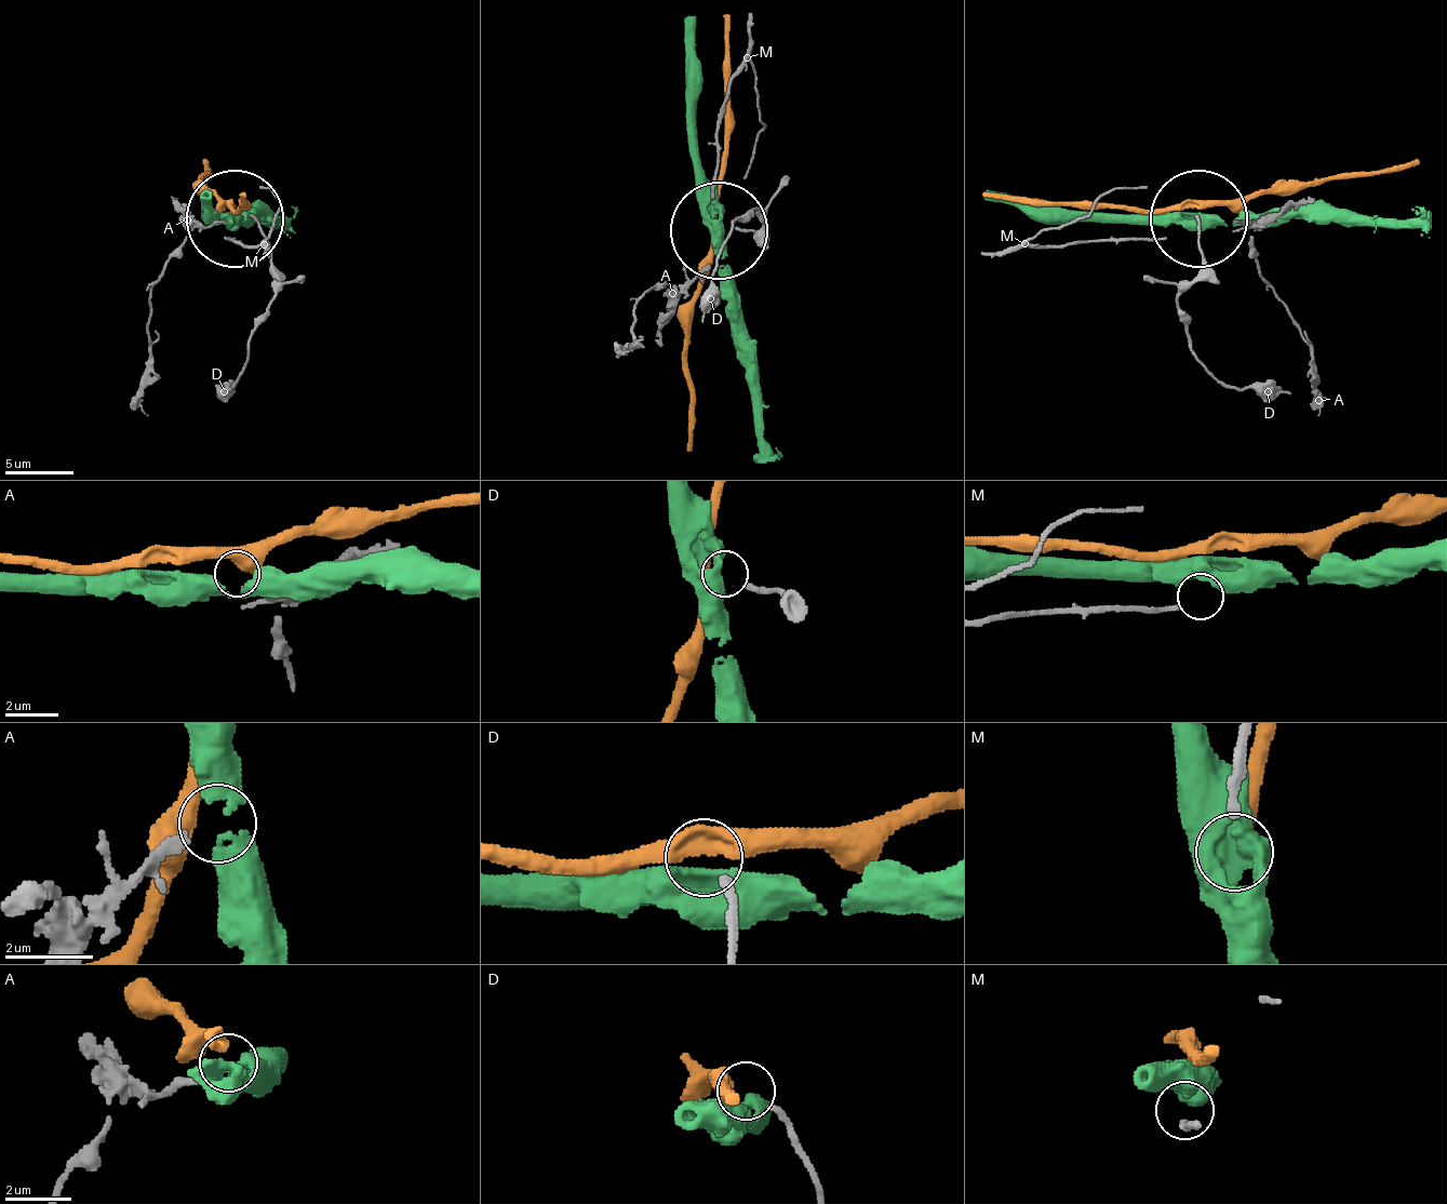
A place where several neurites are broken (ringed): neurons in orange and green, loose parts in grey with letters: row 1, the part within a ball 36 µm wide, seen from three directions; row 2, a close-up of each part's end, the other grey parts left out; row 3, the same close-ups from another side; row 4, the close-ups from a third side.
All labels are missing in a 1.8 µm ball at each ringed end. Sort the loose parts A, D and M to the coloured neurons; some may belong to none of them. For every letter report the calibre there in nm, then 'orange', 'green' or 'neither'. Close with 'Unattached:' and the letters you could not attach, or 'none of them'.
A: calibre 160 nm; neither
D: calibre 190 nm; orange
M: calibre 200 nm; neither
Unattached: A, M

